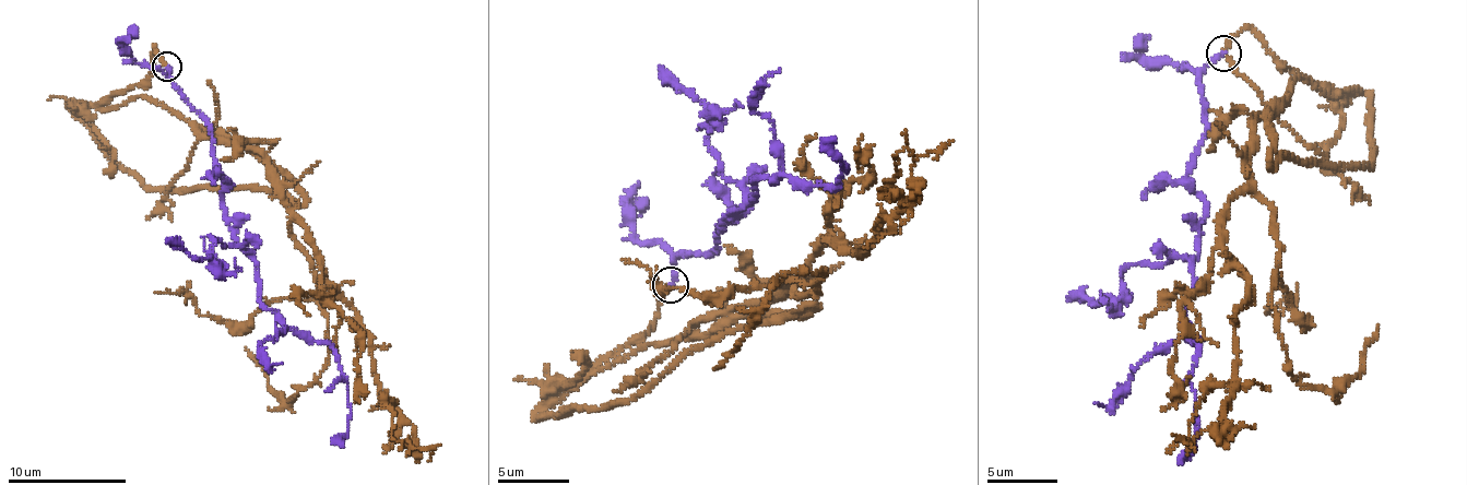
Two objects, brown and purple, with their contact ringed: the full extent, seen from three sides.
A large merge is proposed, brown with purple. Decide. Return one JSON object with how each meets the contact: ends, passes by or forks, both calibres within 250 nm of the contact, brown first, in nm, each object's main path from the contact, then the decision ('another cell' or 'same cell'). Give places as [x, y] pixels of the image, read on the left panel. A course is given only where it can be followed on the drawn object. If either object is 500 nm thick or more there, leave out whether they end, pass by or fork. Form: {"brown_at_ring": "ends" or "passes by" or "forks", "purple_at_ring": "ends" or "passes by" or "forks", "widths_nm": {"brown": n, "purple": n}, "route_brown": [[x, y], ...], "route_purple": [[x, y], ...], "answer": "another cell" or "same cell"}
{"brown_at_ring": "ends", "purple_at_ring": "ends", "widths_nm": {"brown": 240, "purple": 240}, "route_brown": [[165, 66], [156, 48], [109, 103], [163, 103], [263, 157], [407, 442], [440, 445]], "route_purple": [[165, 66], [209, 128], [223, 220], [255, 262], [260, 304], [335, 353], [351, 418], [343, 446]], "answer": "same cell"}

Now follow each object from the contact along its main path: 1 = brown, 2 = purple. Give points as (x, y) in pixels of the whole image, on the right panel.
1: (1222, 52), (1249, 28), (1322, 90), (1290, 81), (1257, 113), (1223, 226), (1246, 282), (1235, 388), (1172, 434)
2: (1222, 52), (1201, 74), (1206, 138), (1186, 176), (1204, 223), (1185, 317), (1196, 350), (1195, 445), (1178, 463)

